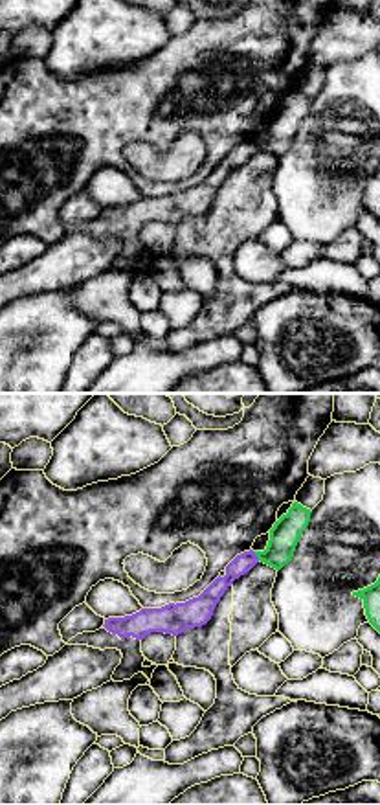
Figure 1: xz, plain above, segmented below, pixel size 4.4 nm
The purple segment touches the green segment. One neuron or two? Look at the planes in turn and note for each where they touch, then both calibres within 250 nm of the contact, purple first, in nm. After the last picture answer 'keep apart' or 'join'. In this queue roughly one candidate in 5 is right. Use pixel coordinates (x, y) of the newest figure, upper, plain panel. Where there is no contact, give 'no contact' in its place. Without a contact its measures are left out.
meets purple at (256, 144); 90 nm thick on the purple side, 130 nm on the other

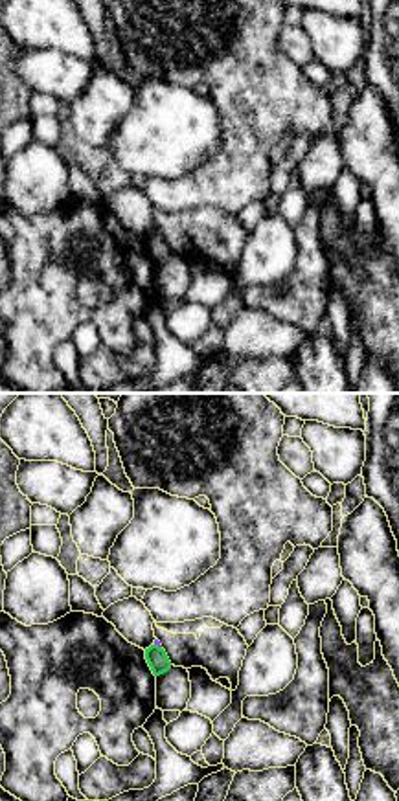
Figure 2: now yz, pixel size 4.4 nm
meets purple at (159, 234); 20 nm thick on the purple side, 90 nm on the other

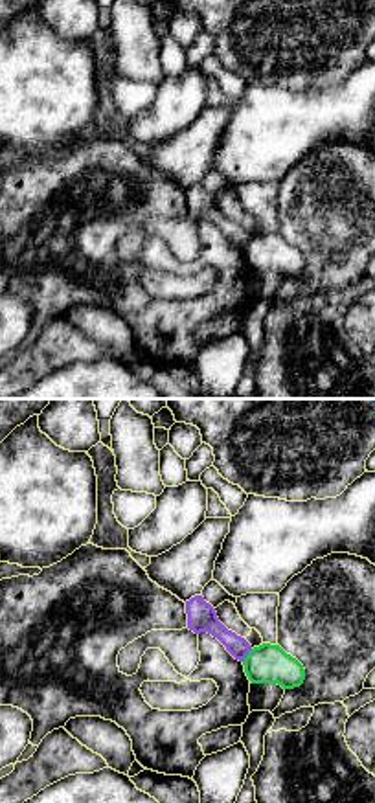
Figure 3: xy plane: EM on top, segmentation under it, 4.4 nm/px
meets purple at (247, 243); 130 nm thick on the purple side, 180 nm on the other

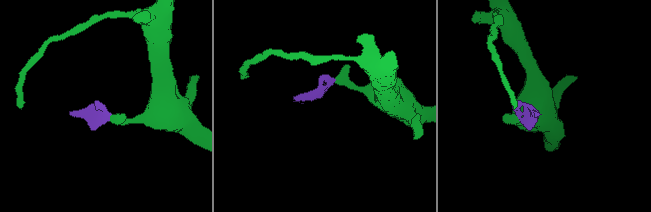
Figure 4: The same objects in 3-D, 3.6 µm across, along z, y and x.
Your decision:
keep apart

